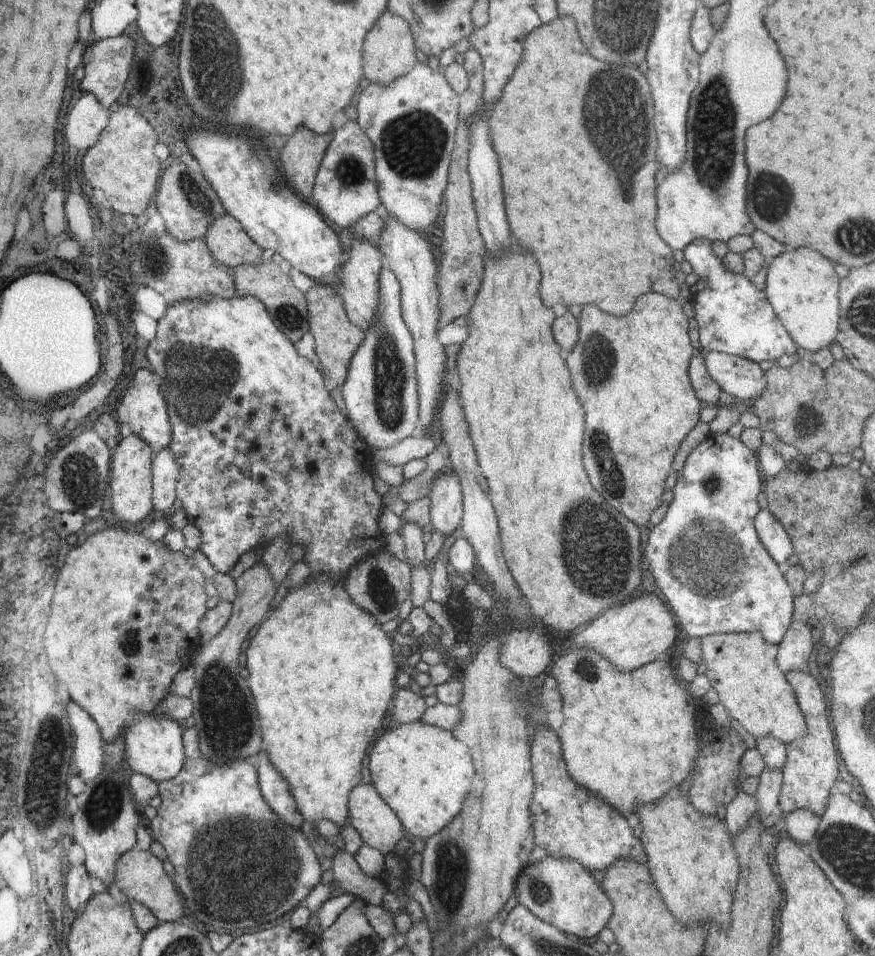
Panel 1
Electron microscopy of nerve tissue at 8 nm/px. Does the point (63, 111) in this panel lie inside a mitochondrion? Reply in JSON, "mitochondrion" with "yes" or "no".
{"mitochondrion":"no"}

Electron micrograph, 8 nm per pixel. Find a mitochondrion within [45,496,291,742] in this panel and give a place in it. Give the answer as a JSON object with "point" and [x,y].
{"point":[130,643]}

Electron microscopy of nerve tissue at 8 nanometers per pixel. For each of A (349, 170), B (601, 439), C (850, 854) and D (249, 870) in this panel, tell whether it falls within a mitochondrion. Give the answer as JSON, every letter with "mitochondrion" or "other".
{"A":"mitochondrion","B":"mitochondrion","C":"mitochondrion","D":"mitochondrion"}

